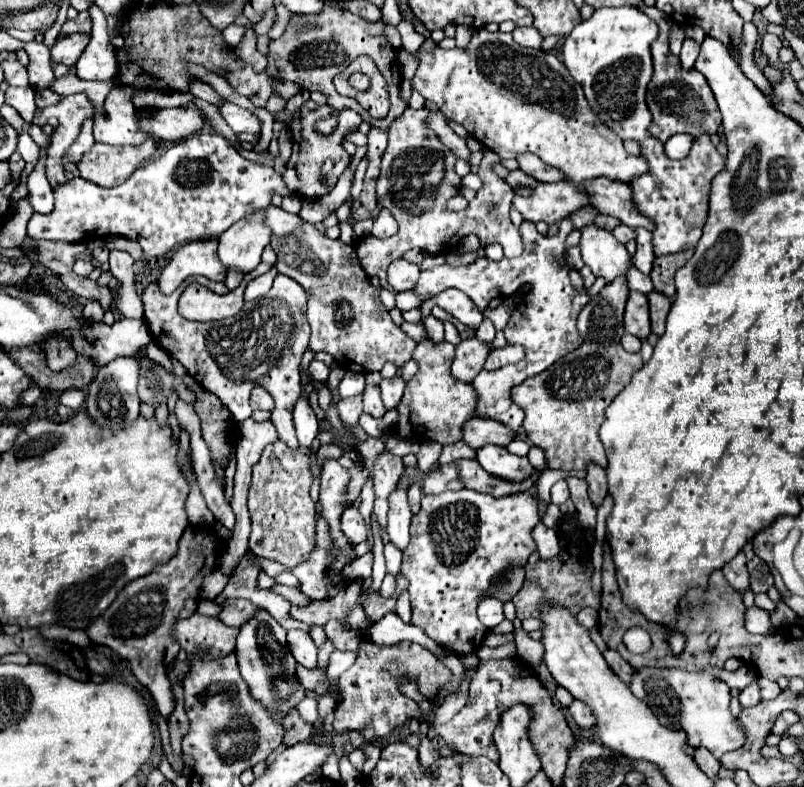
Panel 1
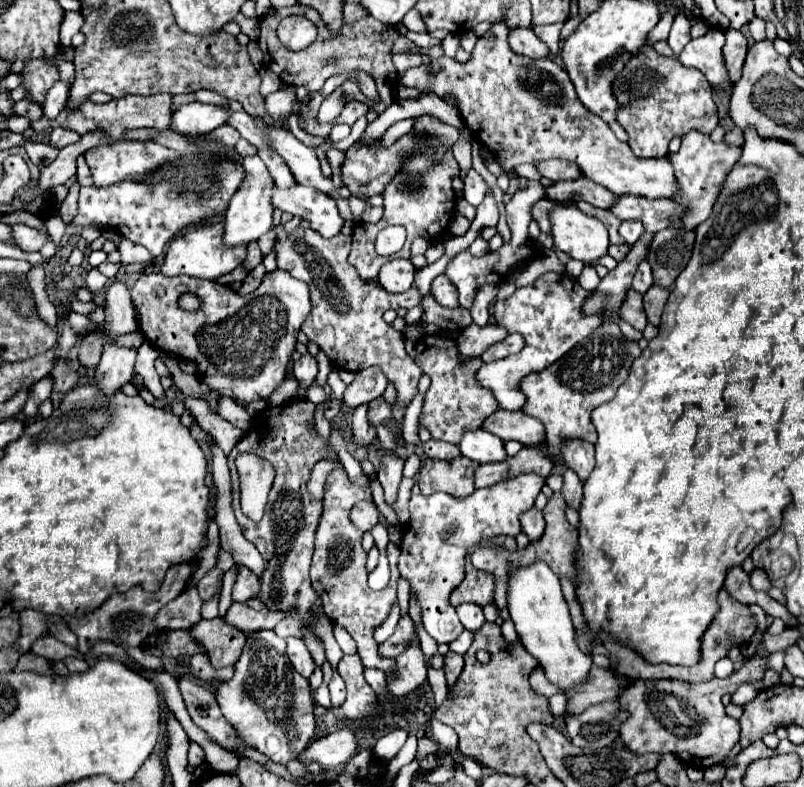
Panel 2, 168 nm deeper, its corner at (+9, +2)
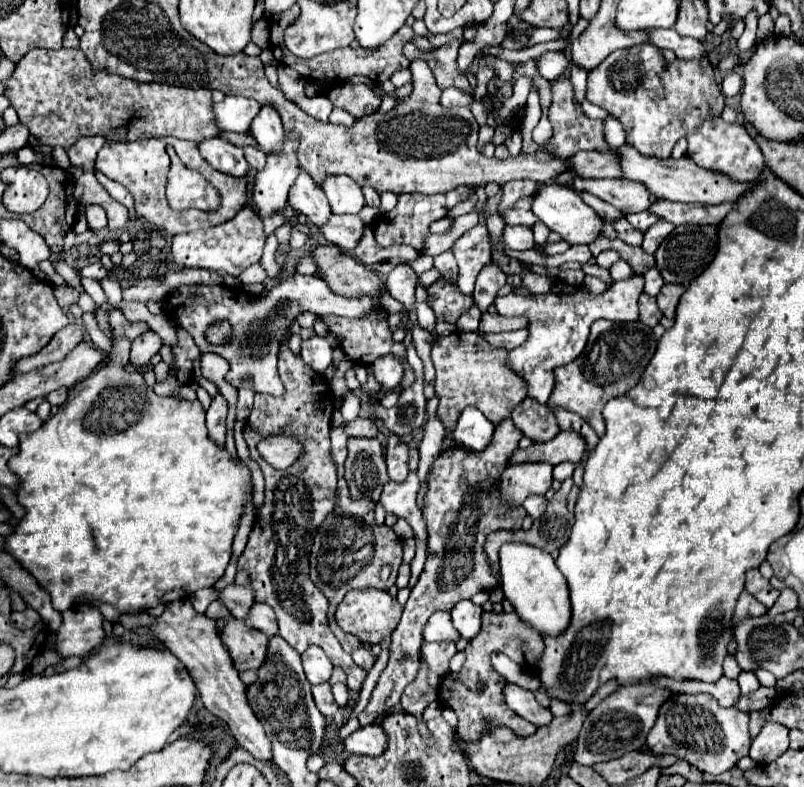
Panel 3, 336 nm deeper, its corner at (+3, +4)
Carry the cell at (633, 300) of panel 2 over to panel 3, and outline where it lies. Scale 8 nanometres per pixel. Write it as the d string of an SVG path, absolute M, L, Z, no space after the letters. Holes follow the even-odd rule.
M640 294L640 320L648 326L656 326L660 322L662 314L660 308L656 306L656 298L650 294Z

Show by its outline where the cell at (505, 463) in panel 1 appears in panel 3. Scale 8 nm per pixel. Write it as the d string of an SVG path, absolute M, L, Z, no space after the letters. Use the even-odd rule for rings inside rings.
M468 406L462 410L456 428L450 432L450 438L458 446L480 452L488 446L488 442L492 440L492 434L494 434L494 424L488 422L478 408Z

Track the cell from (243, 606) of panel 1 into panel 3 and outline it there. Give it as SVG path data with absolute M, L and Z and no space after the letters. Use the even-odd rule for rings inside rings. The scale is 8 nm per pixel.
M254 604L250 614L248 614L248 624L256 630L262 630L268 636L276 636L278 634L278 626L276 626L276 614L272 614L270 606L260 606Z

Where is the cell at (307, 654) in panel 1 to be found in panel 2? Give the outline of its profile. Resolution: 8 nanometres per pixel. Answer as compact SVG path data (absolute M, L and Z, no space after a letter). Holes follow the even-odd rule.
M294 638L294 640L286 640L288 648L286 648L286 654L294 666L294 670L298 674L302 674L304 678L310 678L310 674L314 672L314 660L304 644L302 638Z

